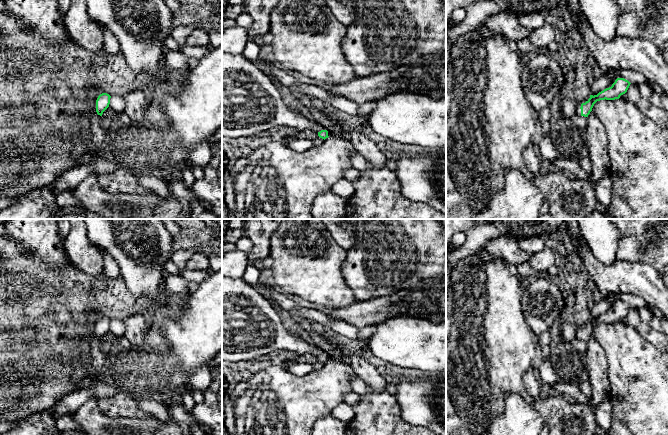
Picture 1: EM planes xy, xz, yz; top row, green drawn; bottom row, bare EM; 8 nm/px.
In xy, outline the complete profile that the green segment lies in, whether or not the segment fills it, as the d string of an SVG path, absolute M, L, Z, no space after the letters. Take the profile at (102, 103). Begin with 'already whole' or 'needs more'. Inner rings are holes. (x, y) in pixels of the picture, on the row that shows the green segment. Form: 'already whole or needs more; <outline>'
already whole; M102 93L96 100L96 112L102 116L103 112L109 107L111 96L107 93Z

